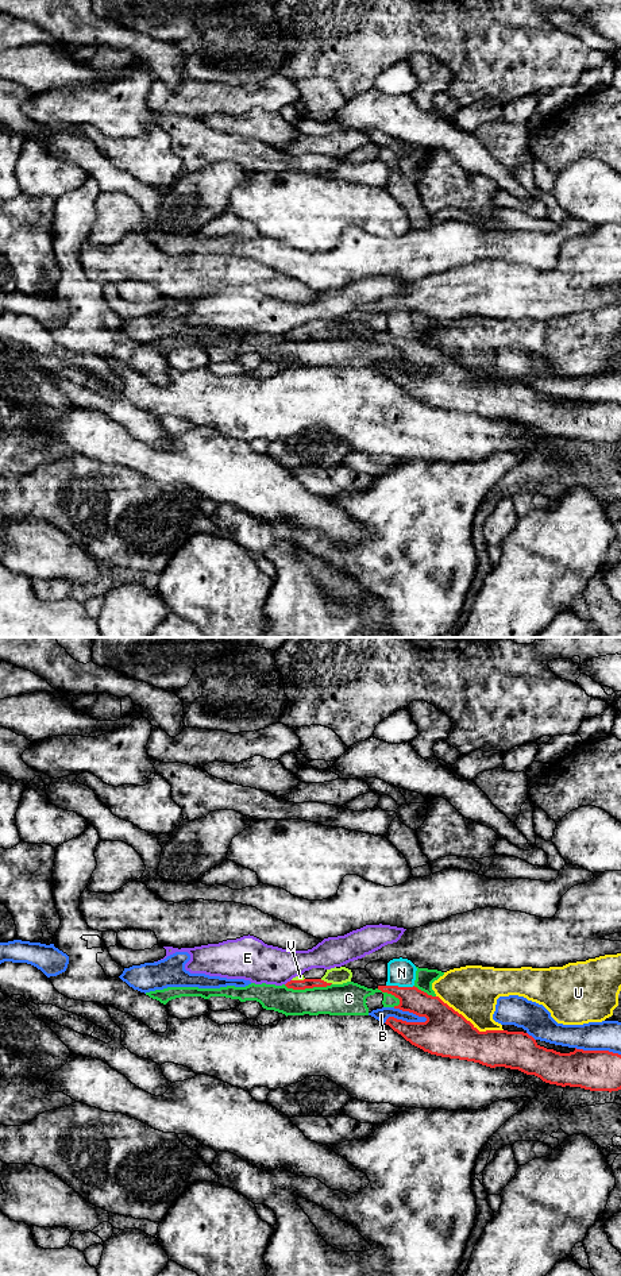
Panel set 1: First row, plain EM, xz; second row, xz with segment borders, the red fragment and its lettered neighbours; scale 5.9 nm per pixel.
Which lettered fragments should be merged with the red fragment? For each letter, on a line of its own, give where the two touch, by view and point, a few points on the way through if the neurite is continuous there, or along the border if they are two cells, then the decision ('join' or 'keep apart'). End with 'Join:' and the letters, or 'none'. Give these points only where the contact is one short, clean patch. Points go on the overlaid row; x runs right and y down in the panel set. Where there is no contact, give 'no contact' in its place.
B: contact xz (405, 1021); keep apart
C: contact xz (307, 987); keep apart
E: contact xz (288, 982); keep apart
N: contact xz (400, 987); border xz (386, 985), (413, 986); keep apart
U: contact xz (469, 1021); keep apart
V: contact xz (326, 982); way xz (307, 983), (326, 982), (335, 975); join
Join: V

